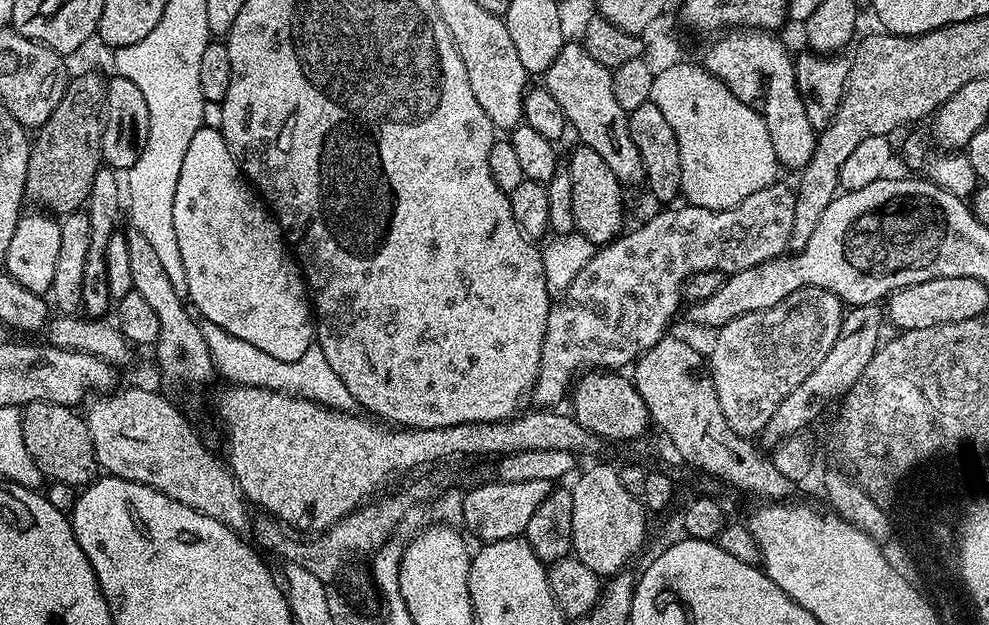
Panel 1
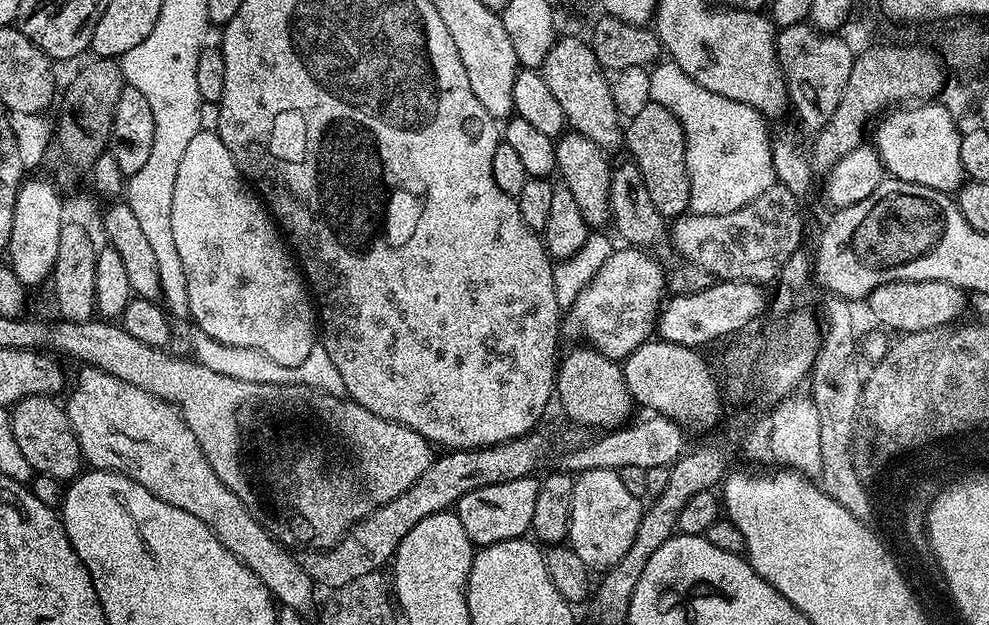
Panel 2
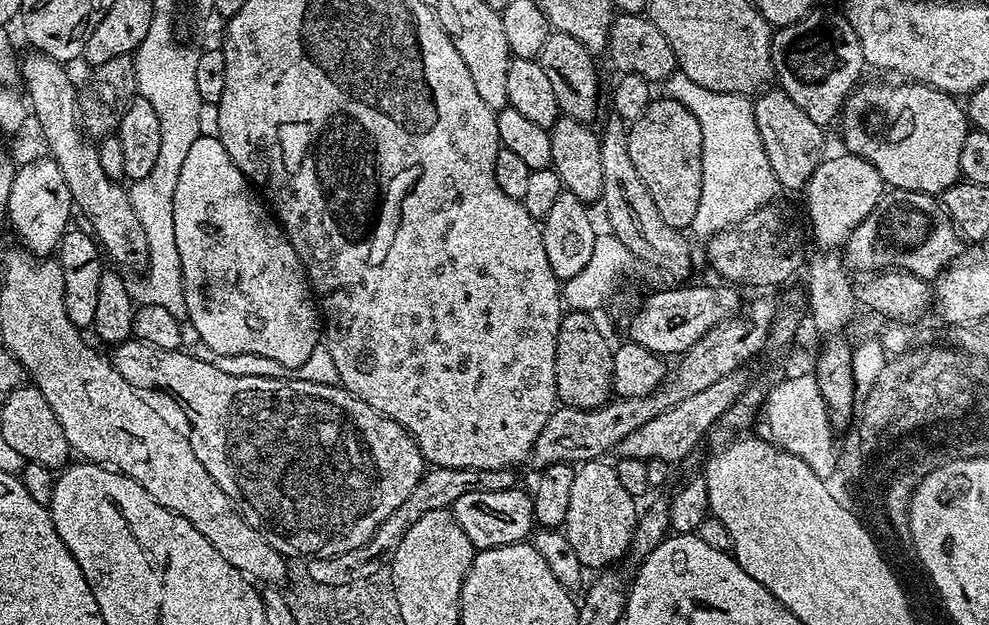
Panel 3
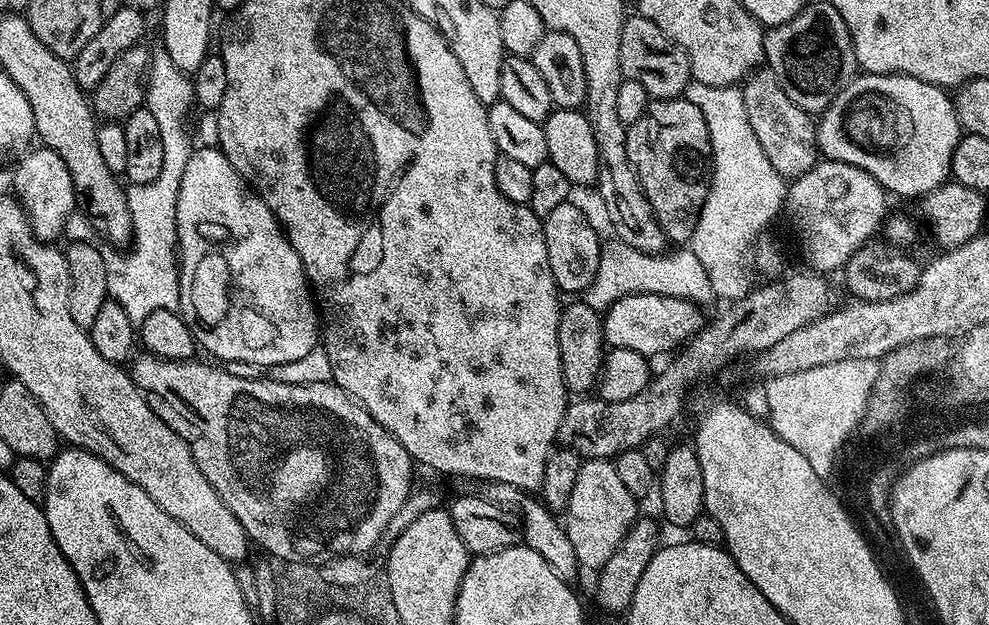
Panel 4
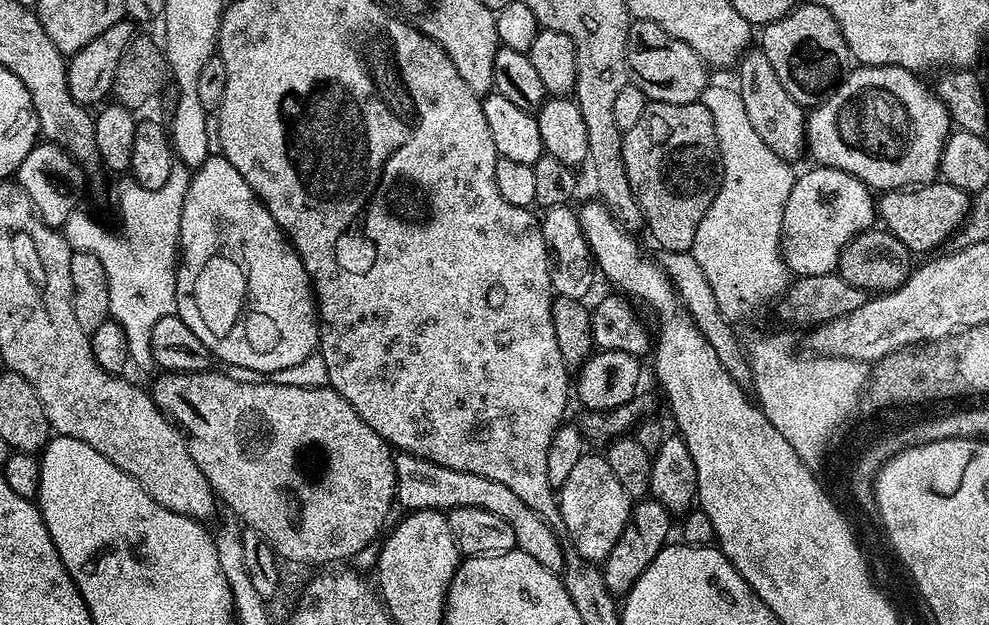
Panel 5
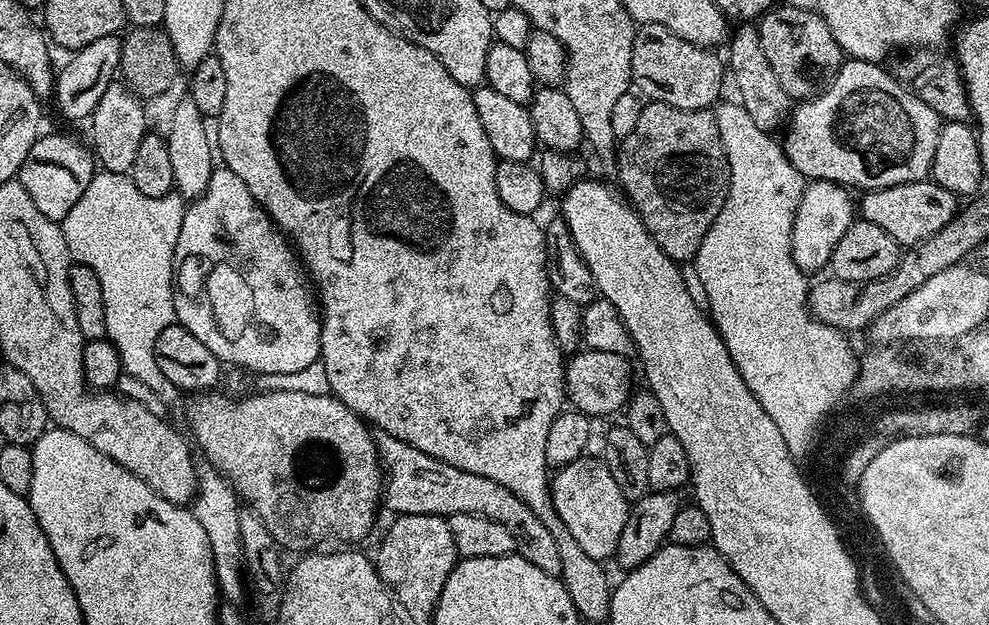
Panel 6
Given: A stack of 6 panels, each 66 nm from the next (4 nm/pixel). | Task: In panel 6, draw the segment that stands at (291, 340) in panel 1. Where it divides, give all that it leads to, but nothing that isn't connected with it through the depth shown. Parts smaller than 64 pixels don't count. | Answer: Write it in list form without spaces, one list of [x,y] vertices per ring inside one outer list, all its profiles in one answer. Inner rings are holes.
[[[213,167],[210,186],[185,207],[176,243],[174,299],[178,323],[225,365],[265,376],[294,374],[294,370],[303,370],[310,362],[320,360],[322,316],[310,277],[288,237],[269,218],[254,194],[246,190],[246,182],[234,170]]]

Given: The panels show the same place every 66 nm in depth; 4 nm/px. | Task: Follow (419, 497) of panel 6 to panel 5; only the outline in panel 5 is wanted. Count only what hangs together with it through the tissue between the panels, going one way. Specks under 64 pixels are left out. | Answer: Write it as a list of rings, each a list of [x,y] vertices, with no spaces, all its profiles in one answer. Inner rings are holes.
[[[400,452],[396,456],[396,500],[404,510],[439,509],[451,510],[462,506],[474,506],[482,510],[490,510],[490,514],[498,514],[498,518],[506,518],[514,530],[516,548],[530,554],[534,562],[542,562],[546,570],[560,574],[564,569],[564,550],[554,530],[514,490],[502,486],[502,482],[494,482],[494,478],[482,478],[482,474],[470,474],[462,470],[450,470],[446,466],[438,466],[420,456],[411,456],[409,452]]]

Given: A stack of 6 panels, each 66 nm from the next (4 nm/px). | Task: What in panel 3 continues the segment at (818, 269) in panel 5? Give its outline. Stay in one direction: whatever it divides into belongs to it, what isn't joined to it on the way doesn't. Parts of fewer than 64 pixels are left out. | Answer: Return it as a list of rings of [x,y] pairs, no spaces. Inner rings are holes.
[[[852,153],[838,154],[820,162],[804,189],[816,244],[826,250],[837,249],[848,240],[849,234],[873,212],[886,188],[878,170],[870,162]]]

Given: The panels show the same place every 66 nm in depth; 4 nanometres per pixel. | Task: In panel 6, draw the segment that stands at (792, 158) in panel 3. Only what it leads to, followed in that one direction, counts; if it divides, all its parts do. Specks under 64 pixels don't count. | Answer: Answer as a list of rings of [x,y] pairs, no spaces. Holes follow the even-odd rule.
[[[742,22],[738,26],[737,29],[736,27],[733,29],[726,46],[726,49],[728,48],[726,66],[738,92],[737,101],[758,128],[770,134],[777,131],[776,128],[779,125],[781,127],[789,117],[792,99],[783,90],[781,82],[771,69],[770,62],[767,61],[766,54],[763,53],[759,29],[750,22]]]

